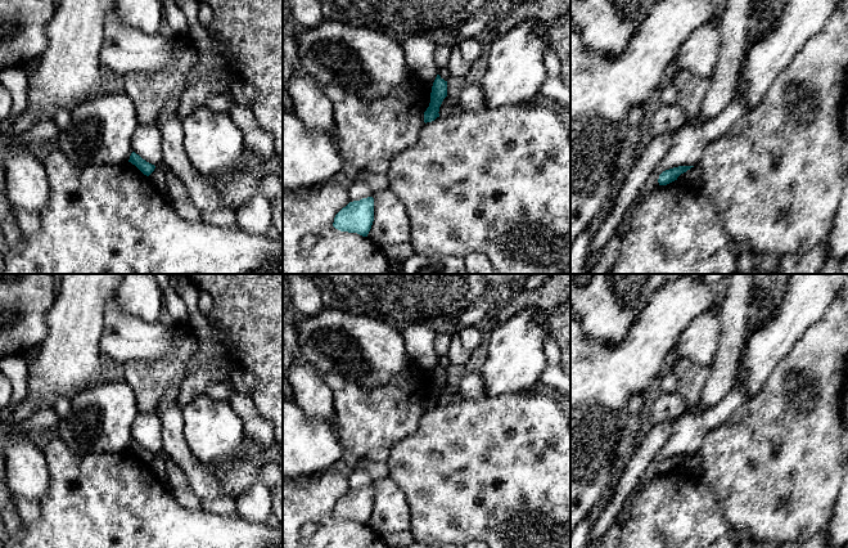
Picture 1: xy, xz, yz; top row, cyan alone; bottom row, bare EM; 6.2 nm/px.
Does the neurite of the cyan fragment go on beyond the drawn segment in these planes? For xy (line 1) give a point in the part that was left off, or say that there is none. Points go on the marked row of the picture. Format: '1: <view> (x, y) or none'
1: none

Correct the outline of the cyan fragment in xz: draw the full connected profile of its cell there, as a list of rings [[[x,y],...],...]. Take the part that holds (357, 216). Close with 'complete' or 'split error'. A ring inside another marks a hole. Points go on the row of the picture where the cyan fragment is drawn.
[[[374,198],[349,202],[334,217],[333,226],[340,232],[367,237],[374,221]]]; complete

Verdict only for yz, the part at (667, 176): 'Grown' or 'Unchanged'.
Unchanged

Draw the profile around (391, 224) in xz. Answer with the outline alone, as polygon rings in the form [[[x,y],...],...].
[[[389,188],[371,197],[374,221],[367,238],[379,246],[410,242],[410,217],[401,199]]]

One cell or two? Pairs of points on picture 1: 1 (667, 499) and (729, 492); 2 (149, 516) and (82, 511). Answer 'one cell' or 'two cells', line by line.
1: two cells
2: one cell

